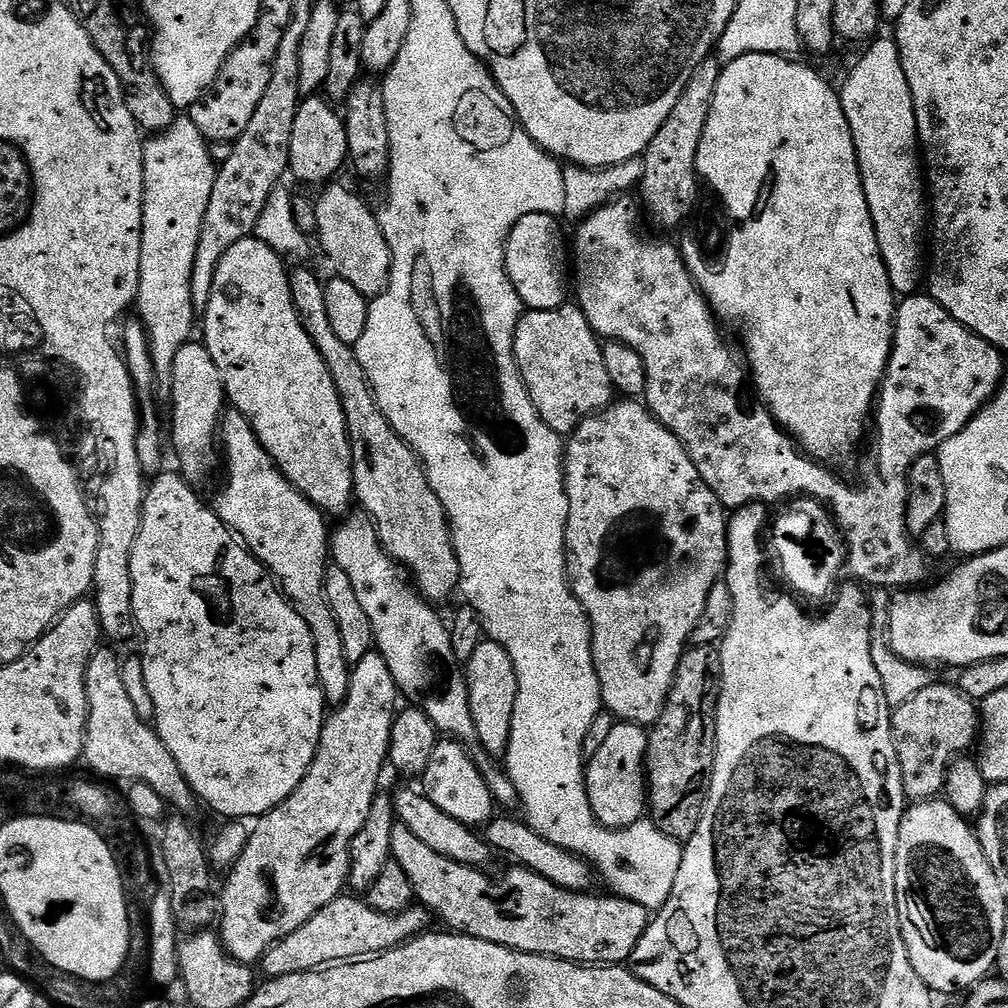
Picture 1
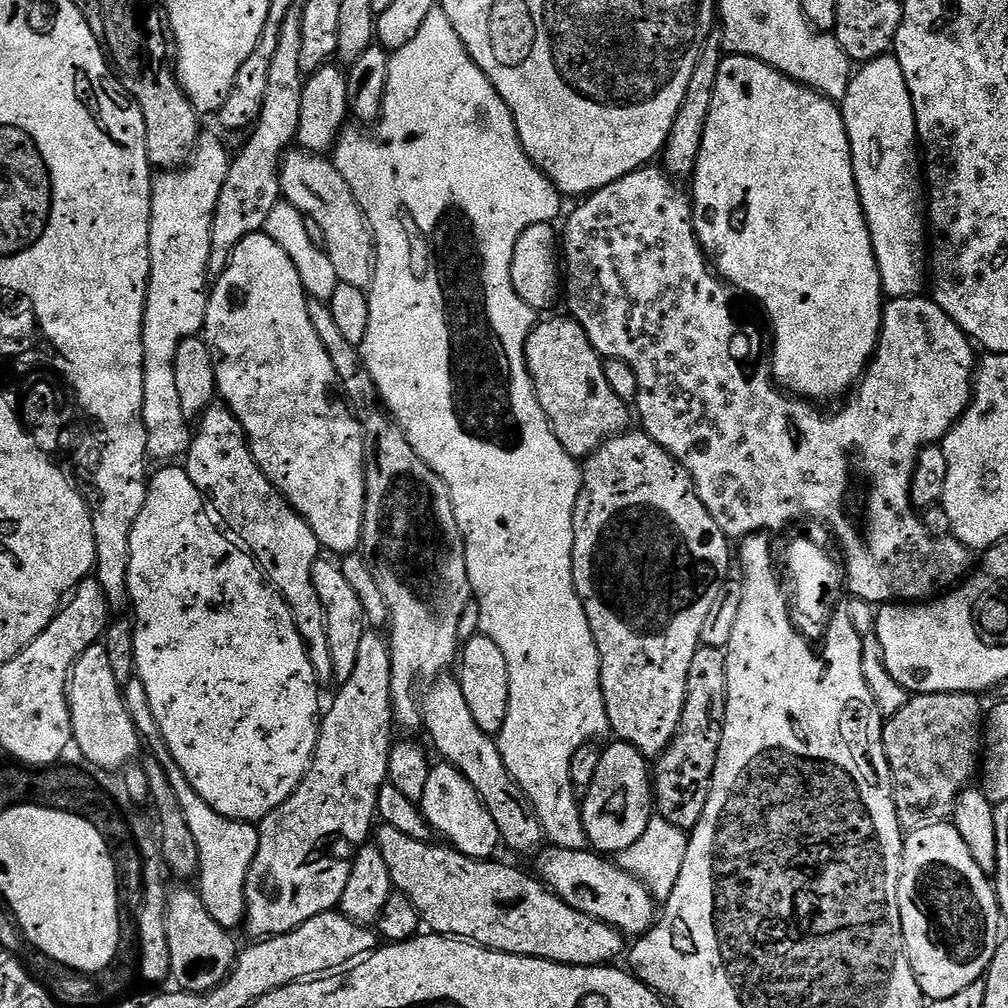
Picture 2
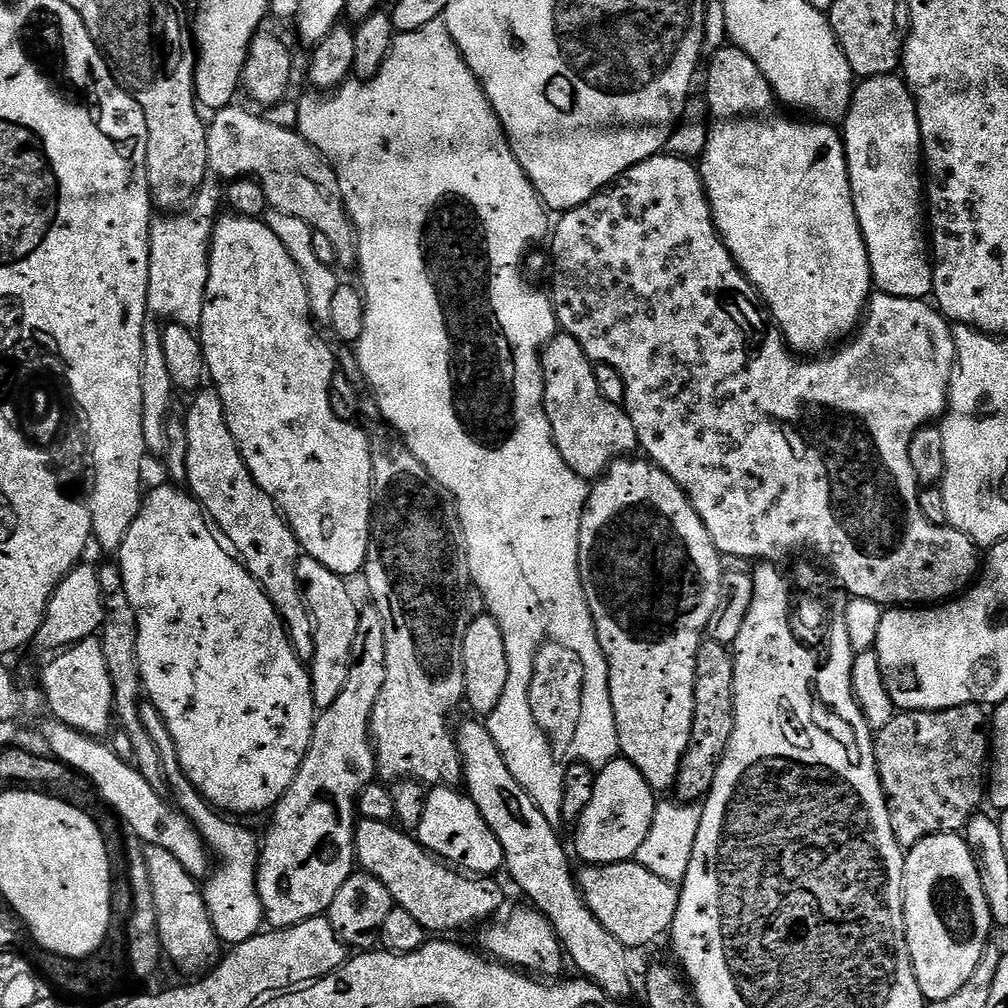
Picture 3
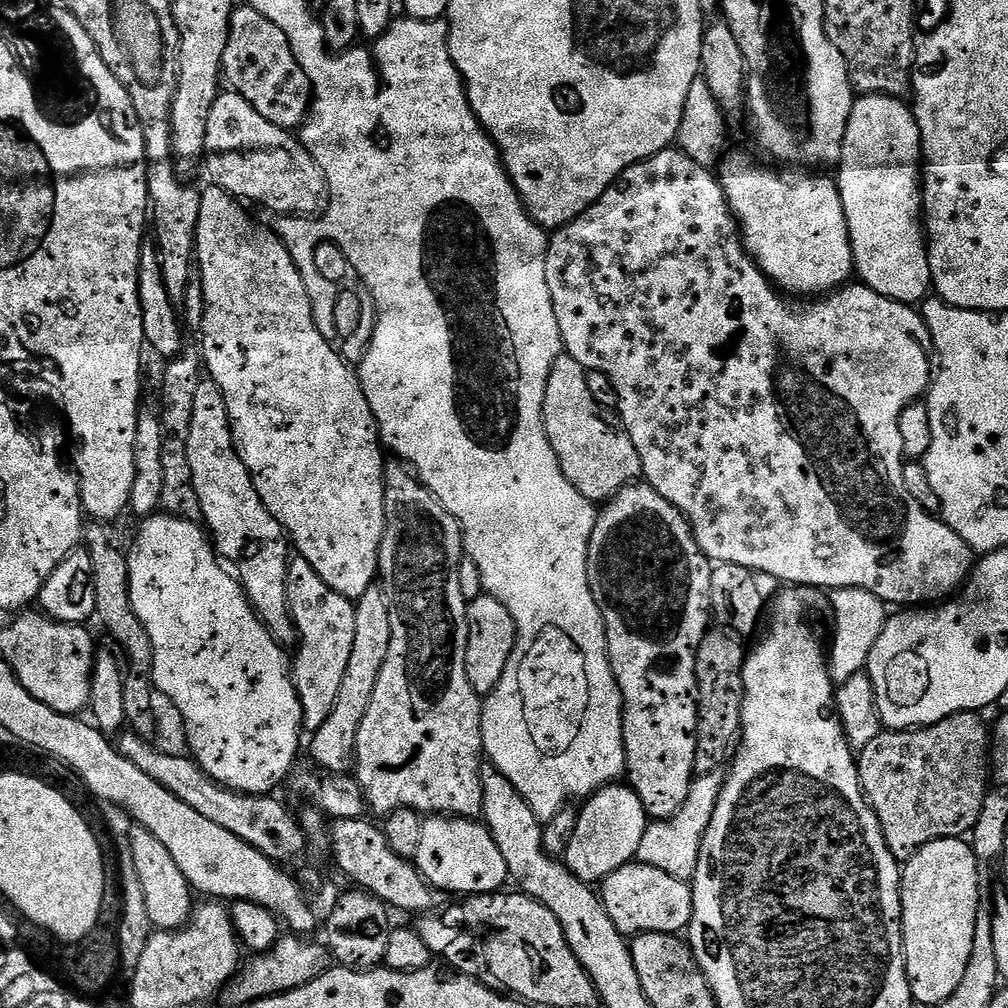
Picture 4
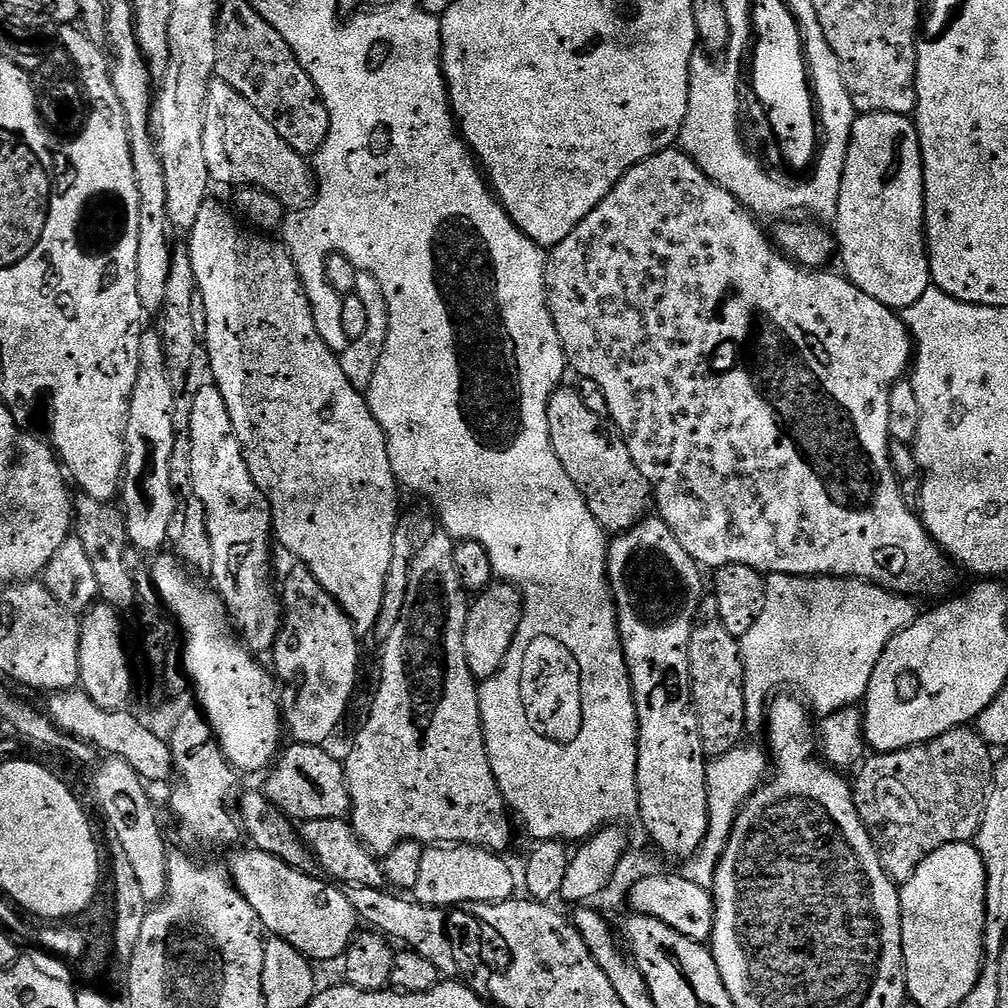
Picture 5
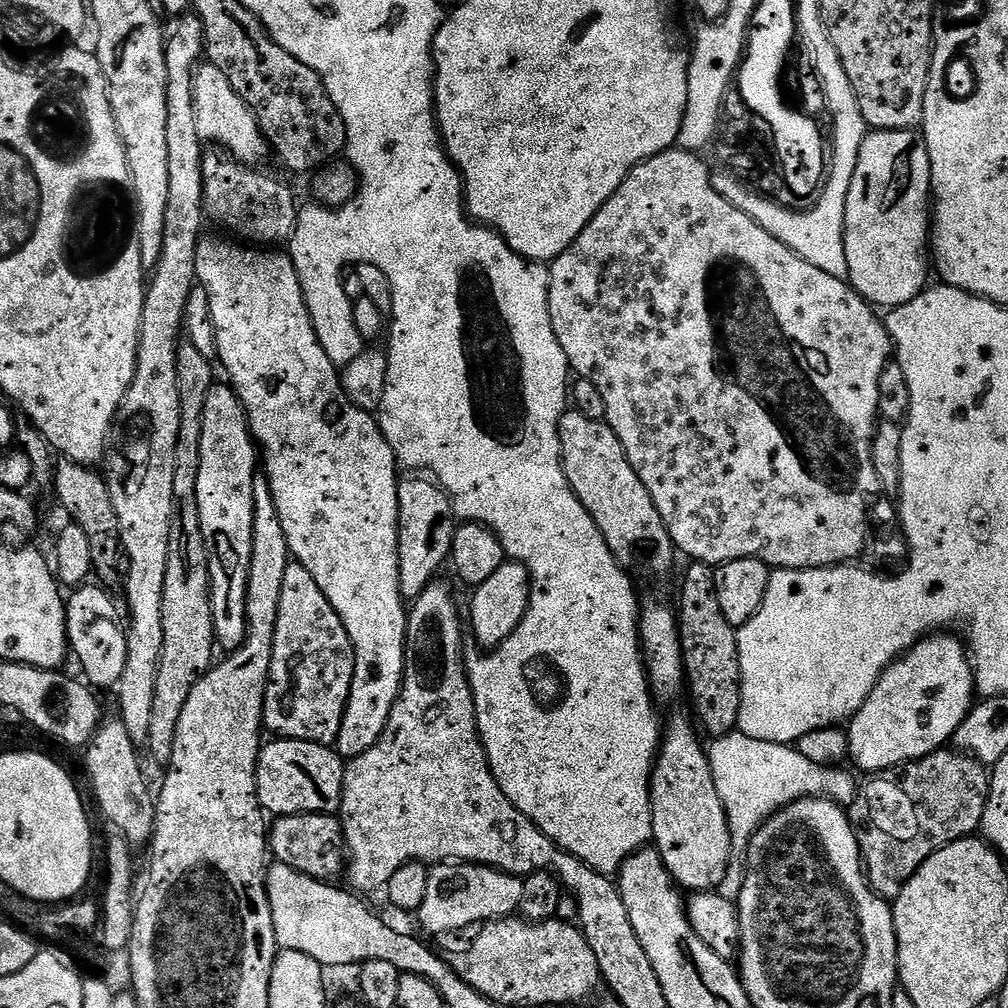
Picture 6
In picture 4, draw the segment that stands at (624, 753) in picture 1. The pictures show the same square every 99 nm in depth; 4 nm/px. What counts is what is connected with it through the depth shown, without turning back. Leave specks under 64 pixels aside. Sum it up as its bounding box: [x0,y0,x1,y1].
[562,786,650,886]

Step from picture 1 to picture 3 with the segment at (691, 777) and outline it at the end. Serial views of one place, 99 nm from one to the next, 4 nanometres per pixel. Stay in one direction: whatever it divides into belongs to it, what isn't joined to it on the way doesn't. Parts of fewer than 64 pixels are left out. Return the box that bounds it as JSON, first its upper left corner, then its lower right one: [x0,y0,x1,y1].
[674,639,734,804]

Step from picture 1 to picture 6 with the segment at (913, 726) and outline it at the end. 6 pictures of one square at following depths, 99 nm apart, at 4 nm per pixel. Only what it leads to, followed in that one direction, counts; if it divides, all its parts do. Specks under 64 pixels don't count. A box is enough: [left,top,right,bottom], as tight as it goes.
[850,746,990,901]

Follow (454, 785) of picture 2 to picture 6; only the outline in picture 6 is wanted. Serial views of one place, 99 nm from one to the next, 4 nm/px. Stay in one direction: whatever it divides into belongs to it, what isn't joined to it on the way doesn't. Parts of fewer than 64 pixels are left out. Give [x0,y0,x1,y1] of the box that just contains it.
[418,862,524,936]

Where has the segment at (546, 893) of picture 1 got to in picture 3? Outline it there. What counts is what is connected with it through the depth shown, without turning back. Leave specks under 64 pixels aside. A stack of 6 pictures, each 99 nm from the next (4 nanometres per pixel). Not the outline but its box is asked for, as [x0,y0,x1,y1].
[355,819,500,934]

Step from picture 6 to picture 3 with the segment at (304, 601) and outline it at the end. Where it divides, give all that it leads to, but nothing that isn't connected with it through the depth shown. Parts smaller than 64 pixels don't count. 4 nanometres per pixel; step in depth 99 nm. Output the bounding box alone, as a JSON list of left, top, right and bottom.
[298,555,362,710]

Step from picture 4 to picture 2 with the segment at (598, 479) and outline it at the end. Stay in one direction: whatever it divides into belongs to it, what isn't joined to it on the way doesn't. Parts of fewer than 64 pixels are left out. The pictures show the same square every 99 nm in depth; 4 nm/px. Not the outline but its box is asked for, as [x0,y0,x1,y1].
[524,314,629,458]

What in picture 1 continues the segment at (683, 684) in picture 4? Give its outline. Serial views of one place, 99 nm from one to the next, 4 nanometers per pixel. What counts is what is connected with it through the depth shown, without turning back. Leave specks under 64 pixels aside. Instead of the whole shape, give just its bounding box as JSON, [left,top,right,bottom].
[564,398,729,726]

